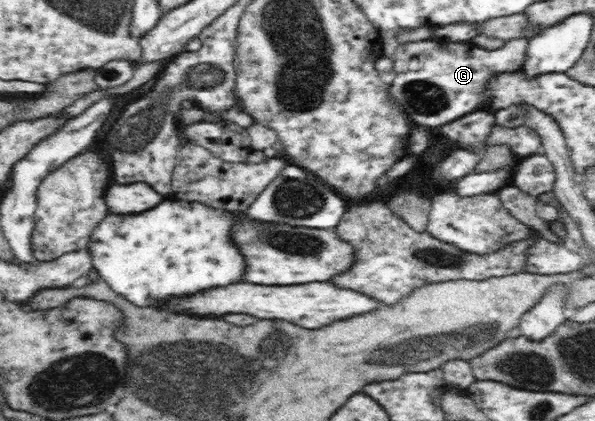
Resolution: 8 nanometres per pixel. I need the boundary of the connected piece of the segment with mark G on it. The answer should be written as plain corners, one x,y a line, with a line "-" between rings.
529,38
505,41
505,46
496,50
479,48
471,42
434,39
399,45
392,56
396,80
390,86
390,94
416,124
438,129
464,114
483,111
489,80
494,74
520,71
528,47

